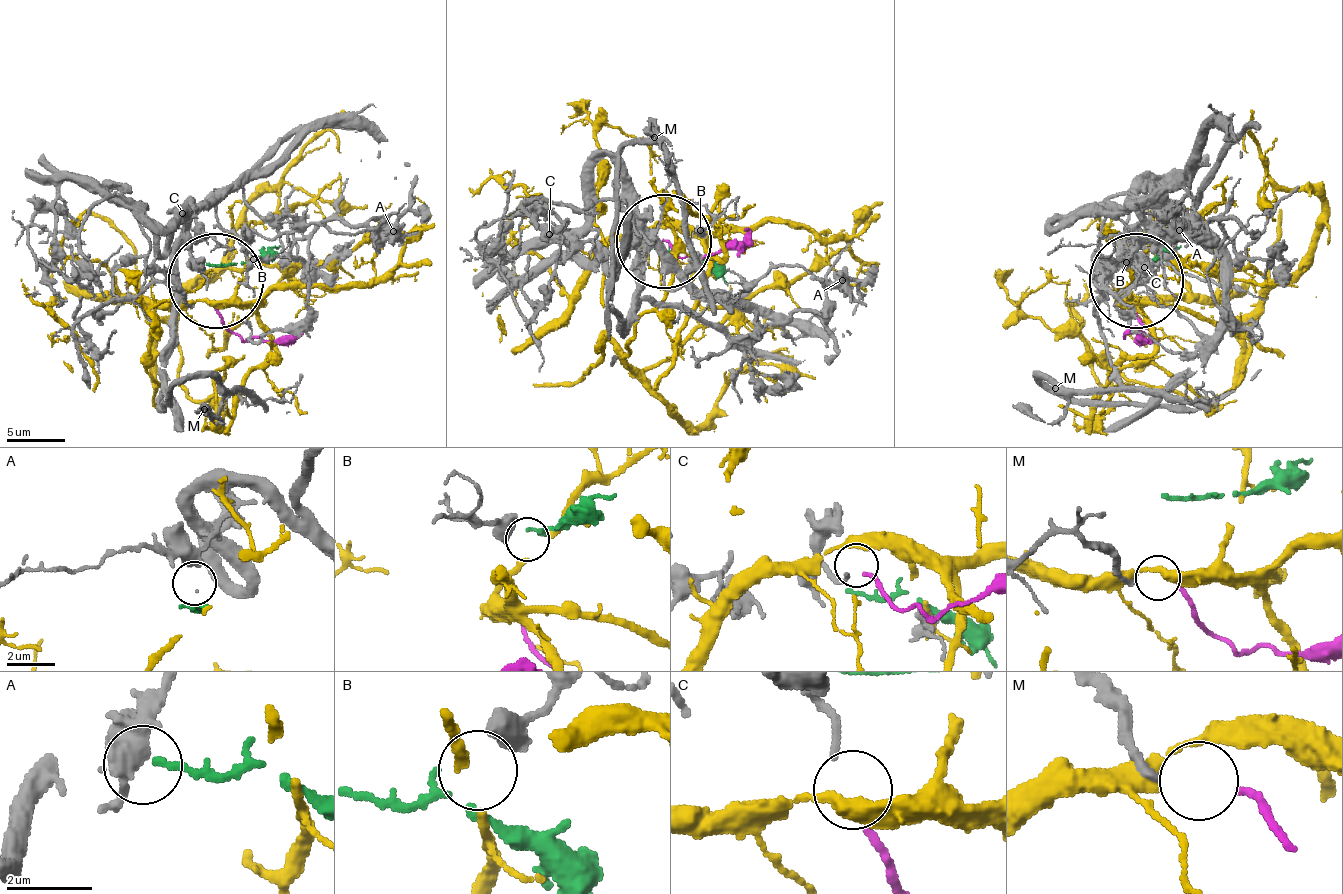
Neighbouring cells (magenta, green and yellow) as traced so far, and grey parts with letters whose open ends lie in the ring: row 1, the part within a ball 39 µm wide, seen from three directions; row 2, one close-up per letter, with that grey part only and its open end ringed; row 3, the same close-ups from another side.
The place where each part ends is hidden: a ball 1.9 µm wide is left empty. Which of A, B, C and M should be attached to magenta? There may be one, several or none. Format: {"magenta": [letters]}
{"magenta": ["C"]}

